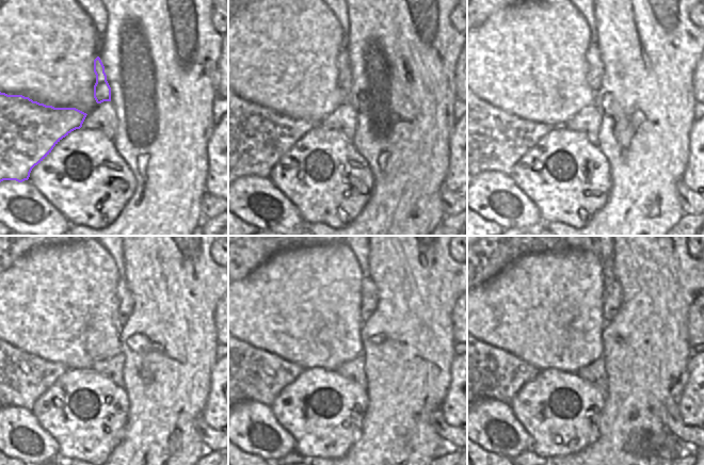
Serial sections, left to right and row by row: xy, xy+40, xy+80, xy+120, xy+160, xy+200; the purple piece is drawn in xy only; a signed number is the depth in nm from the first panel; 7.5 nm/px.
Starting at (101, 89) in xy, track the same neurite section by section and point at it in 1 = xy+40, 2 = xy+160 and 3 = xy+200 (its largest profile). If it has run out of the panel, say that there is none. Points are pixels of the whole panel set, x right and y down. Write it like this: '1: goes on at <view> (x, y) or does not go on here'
1: goes on at xy+40 (345, 74)
2: goes on at xy+160 (368, 291)
3: goes on at xy+200 (611, 289)

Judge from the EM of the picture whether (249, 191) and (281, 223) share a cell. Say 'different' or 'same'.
same

